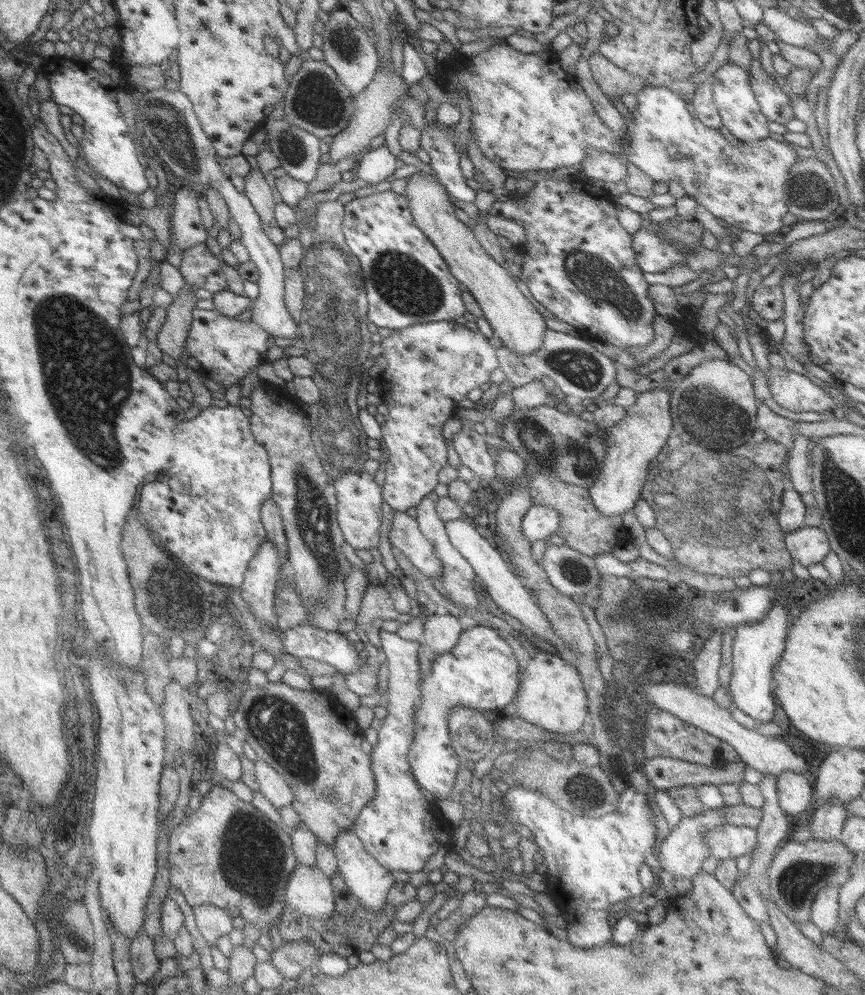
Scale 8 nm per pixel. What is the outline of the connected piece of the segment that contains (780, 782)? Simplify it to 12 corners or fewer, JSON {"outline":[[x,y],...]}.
{"outline":[[781,773],[777,805],[789,817],[804,817],[813,800],[811,777]]}

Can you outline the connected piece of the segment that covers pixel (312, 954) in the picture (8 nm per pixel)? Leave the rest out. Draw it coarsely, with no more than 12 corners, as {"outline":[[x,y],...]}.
{"outline":[[308,942],[269,951],[282,978],[297,979],[321,954]]}

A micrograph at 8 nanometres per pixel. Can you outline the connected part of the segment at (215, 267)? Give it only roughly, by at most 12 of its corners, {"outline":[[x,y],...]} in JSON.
{"outline":[[204,243],[182,251],[178,272],[207,292],[225,289],[219,260]]}

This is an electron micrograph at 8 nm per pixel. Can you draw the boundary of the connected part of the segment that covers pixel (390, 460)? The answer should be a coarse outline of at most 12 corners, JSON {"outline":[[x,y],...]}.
{"outline":[[451,321],[391,331],[381,496],[394,511],[437,486],[441,427],[488,382],[495,350]]}

